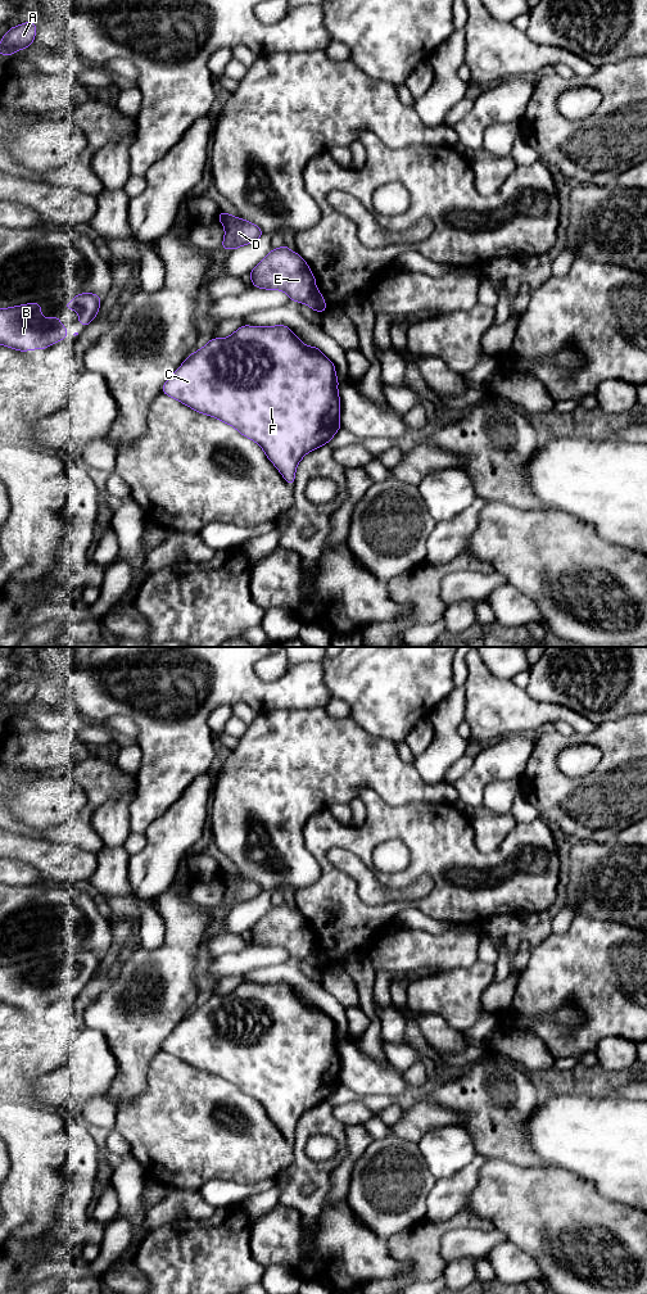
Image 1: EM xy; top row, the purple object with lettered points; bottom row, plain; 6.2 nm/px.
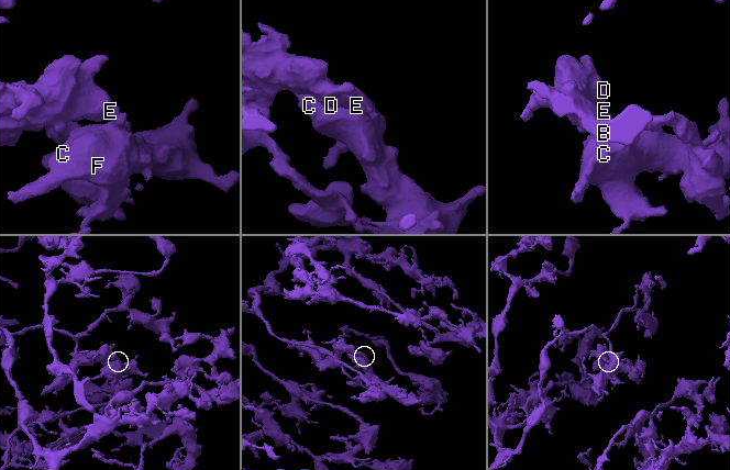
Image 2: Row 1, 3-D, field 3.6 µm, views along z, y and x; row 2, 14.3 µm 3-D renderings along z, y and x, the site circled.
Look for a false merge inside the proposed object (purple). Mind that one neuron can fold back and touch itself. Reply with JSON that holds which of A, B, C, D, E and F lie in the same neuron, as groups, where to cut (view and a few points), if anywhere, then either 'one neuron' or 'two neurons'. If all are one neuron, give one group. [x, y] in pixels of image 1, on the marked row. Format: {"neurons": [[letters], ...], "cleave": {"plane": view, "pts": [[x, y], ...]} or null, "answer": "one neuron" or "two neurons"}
{"neurons": [["A", "B", "D", "E"], ["C", "F"]], "cleave": {"plane": "xy", "pts": [[315, 288], [304, 302]]}, "answer": "two neurons"}

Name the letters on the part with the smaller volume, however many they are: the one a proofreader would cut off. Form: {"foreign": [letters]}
{"foreign": ["C", "F"]}

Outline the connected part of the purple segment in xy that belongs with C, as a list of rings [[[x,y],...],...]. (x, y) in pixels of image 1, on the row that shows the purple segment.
[[[243,325],[229,338],[212,338],[202,349],[191,353],[164,383],[162,393],[231,425],[254,440],[285,481],[293,485],[299,461],[308,452],[327,444],[341,427],[338,384],[335,365],[317,347],[303,344],[290,327]]]

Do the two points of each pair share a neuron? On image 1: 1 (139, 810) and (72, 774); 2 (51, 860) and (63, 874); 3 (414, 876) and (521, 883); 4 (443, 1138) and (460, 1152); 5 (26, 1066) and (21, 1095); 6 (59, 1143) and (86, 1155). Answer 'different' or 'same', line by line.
1: different
2: same
3: same
4: same
5: different
6: different

